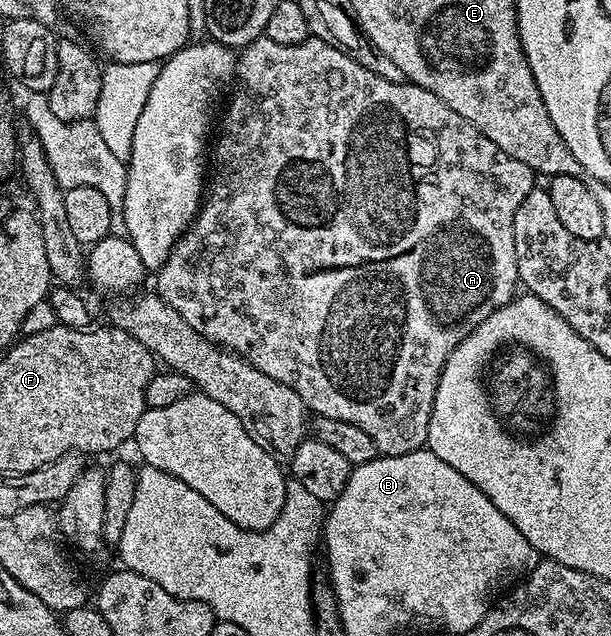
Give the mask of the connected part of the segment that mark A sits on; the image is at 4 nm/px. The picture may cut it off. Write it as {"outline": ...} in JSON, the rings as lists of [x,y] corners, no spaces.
{"outline":[[[266,37],[255,39],[249,46],[238,52],[238,83],[239,88],[236,89],[235,96],[232,97],[231,104],[228,105],[227,112],[223,115],[223,128],[219,131],[219,140],[216,143],[214,140],[213,143],[215,168],[212,171],[210,168],[210,187],[206,192],[202,207],[199,208],[199,216],[193,220],[191,226],[187,228],[187,232],[175,242],[175,247],[167,258],[167,263],[159,268],[157,293],[165,302],[173,305],[173,309],[177,309],[177,313],[181,313],[181,317],[185,317],[187,324],[193,325],[193,329],[197,329],[197,333],[201,333],[209,341],[227,348],[228,351],[235,352],[245,361],[249,361],[249,365],[261,369],[261,373],[269,373],[269,377],[273,377],[273,381],[281,381],[281,385],[289,385],[289,389],[293,389],[293,393],[297,393],[297,397],[301,397],[308,412],[321,417],[333,417],[337,421],[349,421],[349,425],[357,425],[357,429],[365,429],[365,433],[369,433],[369,437],[373,437],[373,445],[377,445],[380,456],[404,455],[420,450],[427,442],[429,421],[433,413],[433,401],[437,397],[439,378],[453,349],[457,349],[457,345],[461,345],[461,341],[466,335],[473,333],[473,329],[477,329],[477,325],[481,325],[481,321],[485,321],[490,315],[497,313],[497,309],[501,309],[506,303],[510,303],[512,299],[516,298],[514,287],[519,282],[519,270],[515,256],[513,221],[517,209],[521,209],[521,201],[525,201],[525,197],[529,197],[529,193],[536,190],[535,171],[529,169],[529,165],[525,165],[525,161],[517,161],[513,157],[509,157],[509,153],[505,153],[505,149],[497,149],[497,145],[493,145],[493,141],[489,141],[489,137],[485,137],[485,133],[481,133],[472,123],[465,121],[465,117],[453,113],[453,109],[449,109],[449,105],[445,105],[445,101],[441,101],[441,97],[429,93],[429,89],[416,87],[410,81],[402,83],[385,81],[385,77],[377,77],[377,73],[369,73],[369,69],[365,69],[357,61],[353,61],[353,57],[341,53],[341,49],[333,49],[333,45],[325,45],[325,41],[314,37],[309,37],[301,45],[277,45],[277,41],[269,41]]]}

